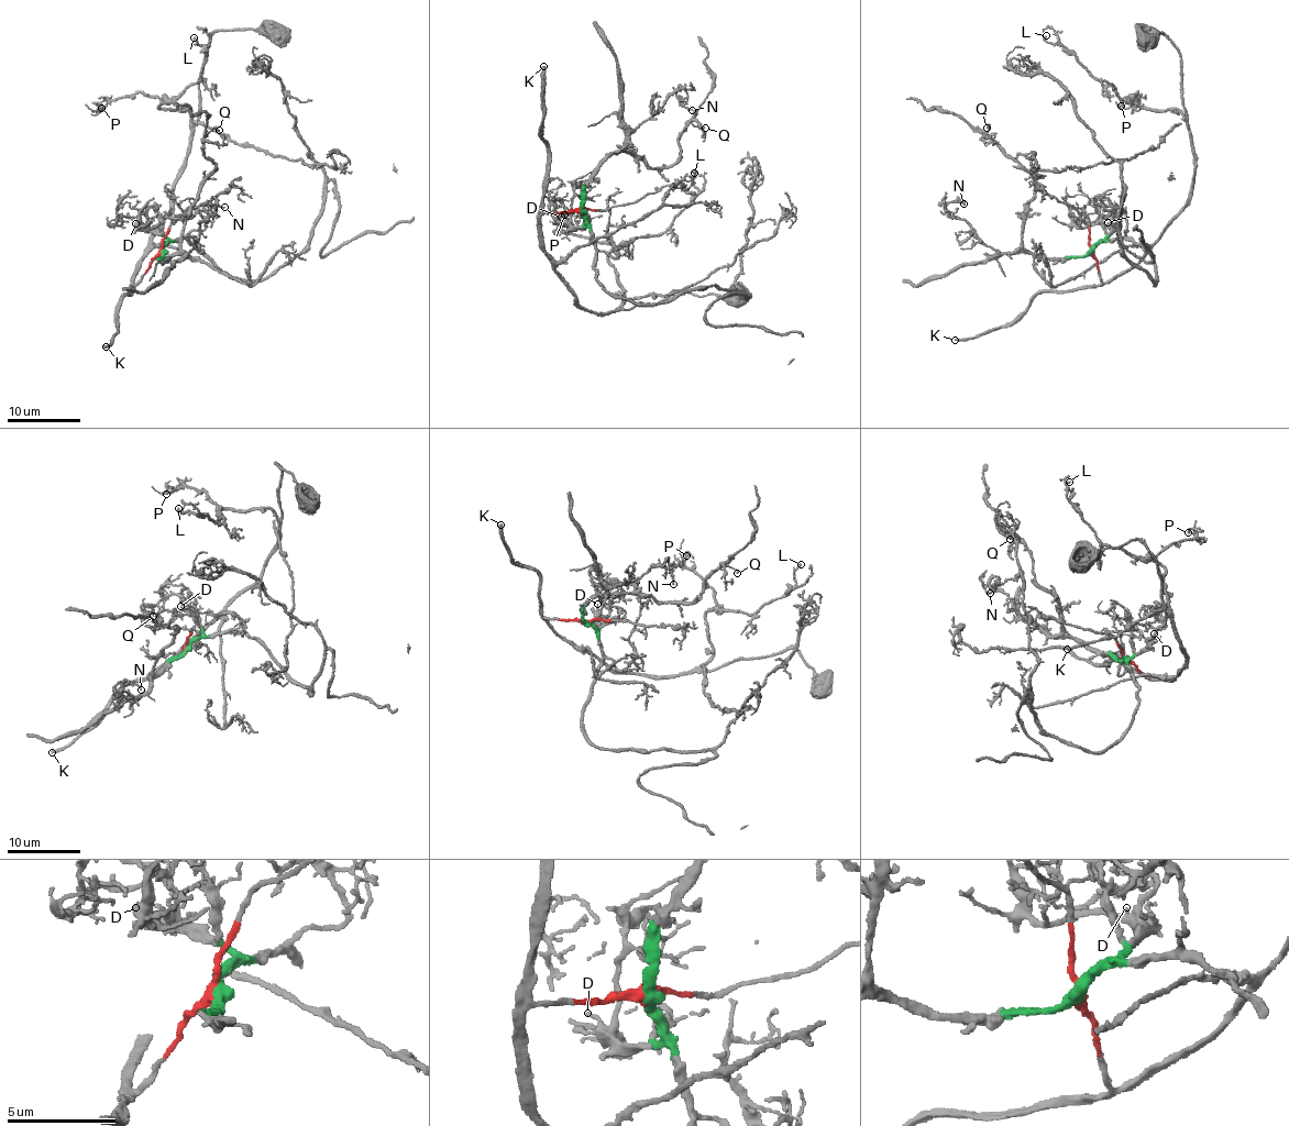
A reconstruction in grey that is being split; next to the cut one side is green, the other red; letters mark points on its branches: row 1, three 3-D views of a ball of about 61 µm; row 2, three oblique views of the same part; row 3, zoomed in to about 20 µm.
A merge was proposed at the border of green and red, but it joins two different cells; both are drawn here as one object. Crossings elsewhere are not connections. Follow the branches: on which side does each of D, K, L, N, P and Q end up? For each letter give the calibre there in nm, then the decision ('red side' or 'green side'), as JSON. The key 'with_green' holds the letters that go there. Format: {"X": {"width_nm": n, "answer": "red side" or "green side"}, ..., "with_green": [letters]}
{"D": {"width_nm": 150, "answer": "green side"}, "K": {"width_nm": 320, "answer": "red side"}, "L": {"width_nm": 200, "answer": "red side"}, "N": {"width_nm": 140, "answer": "green side"}, "P": {"width_nm": 160, "answer": "red side"}, "Q": {"width_nm": 160, "answer": "green side"}, "with_green": ["D", "N", "Q"]}

